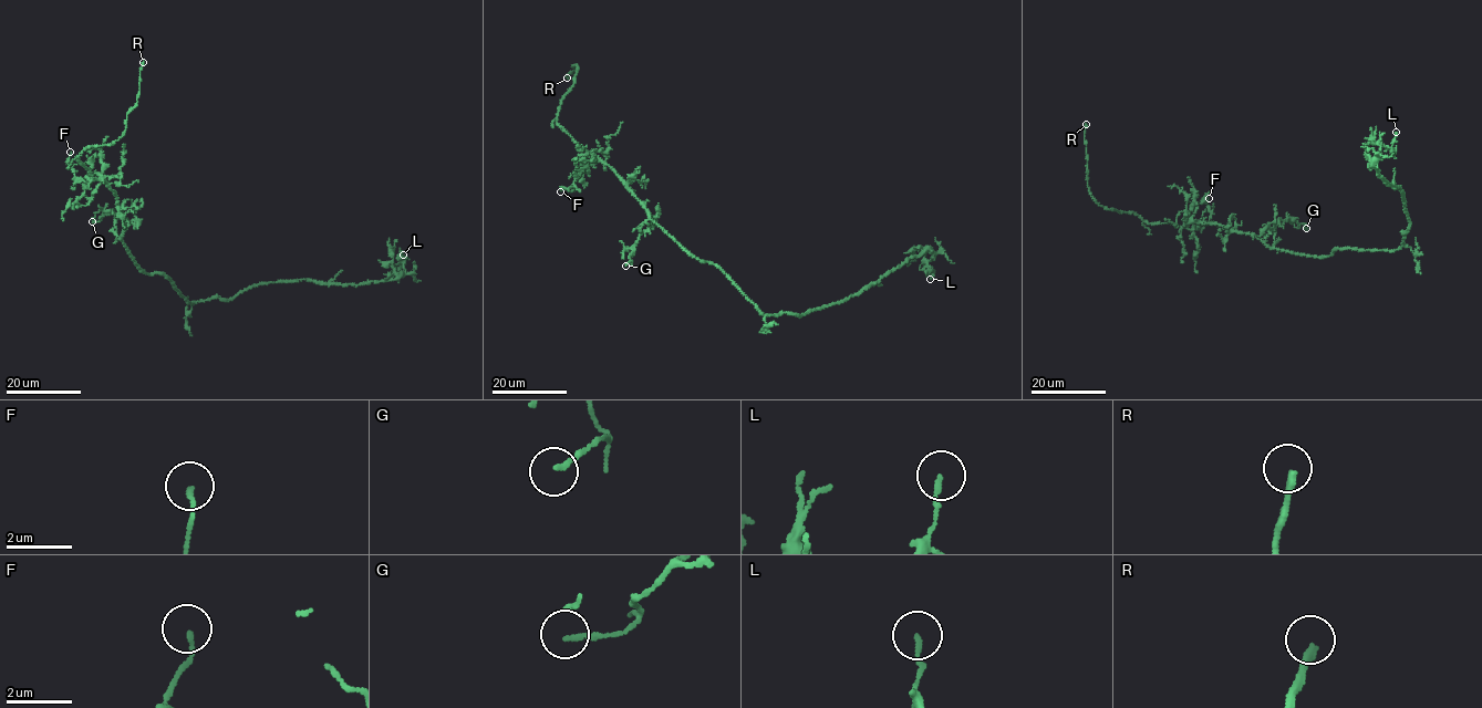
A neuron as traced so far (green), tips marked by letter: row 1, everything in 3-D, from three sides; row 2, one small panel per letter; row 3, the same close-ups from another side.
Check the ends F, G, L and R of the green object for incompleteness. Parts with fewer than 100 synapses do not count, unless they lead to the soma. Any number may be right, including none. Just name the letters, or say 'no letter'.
R

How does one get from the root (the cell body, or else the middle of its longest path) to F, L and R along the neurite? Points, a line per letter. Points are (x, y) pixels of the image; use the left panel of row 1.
F: (146, 273), (121, 239), (124, 222), (116, 196), (100, 180), (87, 185), (76, 179), (70, 152)
L: (146, 273), (164, 273), (190, 303), (230, 300), (262, 283), (385, 281), (405, 273), (398, 263), (403, 254)
R: (146, 273), (121, 239), (116, 196), (78, 159), (89, 146), (111, 144), (124, 132), (143, 62)

